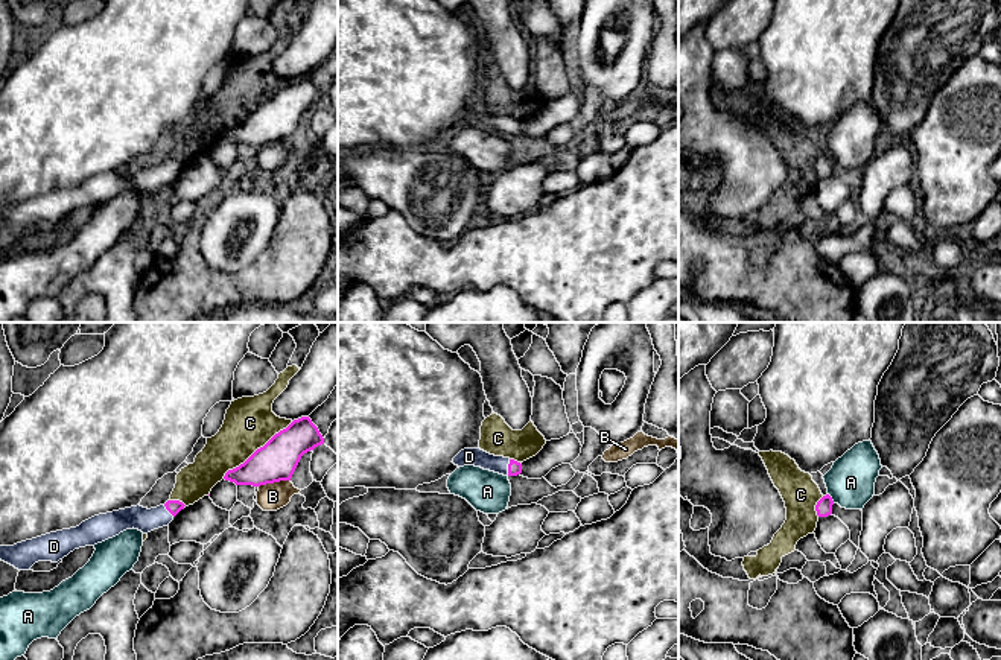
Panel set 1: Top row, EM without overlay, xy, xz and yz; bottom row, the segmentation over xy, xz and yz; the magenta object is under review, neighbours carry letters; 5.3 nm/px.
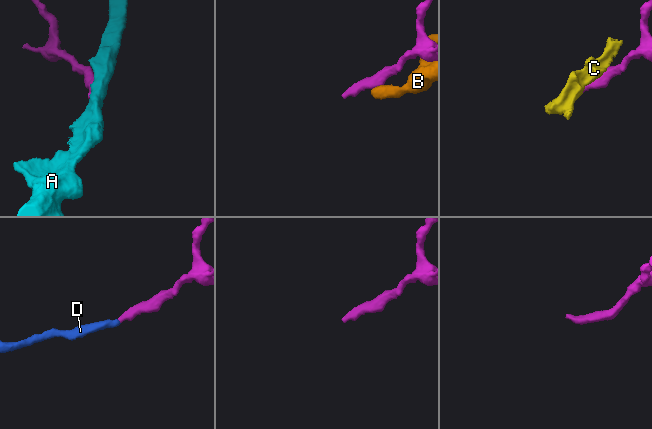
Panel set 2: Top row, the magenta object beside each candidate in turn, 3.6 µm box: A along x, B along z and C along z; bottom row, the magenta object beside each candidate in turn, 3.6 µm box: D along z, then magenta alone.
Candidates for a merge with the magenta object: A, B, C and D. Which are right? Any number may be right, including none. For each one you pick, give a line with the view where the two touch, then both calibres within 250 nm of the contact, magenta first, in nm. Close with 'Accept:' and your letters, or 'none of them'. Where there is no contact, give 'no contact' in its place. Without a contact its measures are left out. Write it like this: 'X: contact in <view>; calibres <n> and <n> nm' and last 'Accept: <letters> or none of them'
D: contact in xz; calibres 70 and 100 nm
Accept: D

